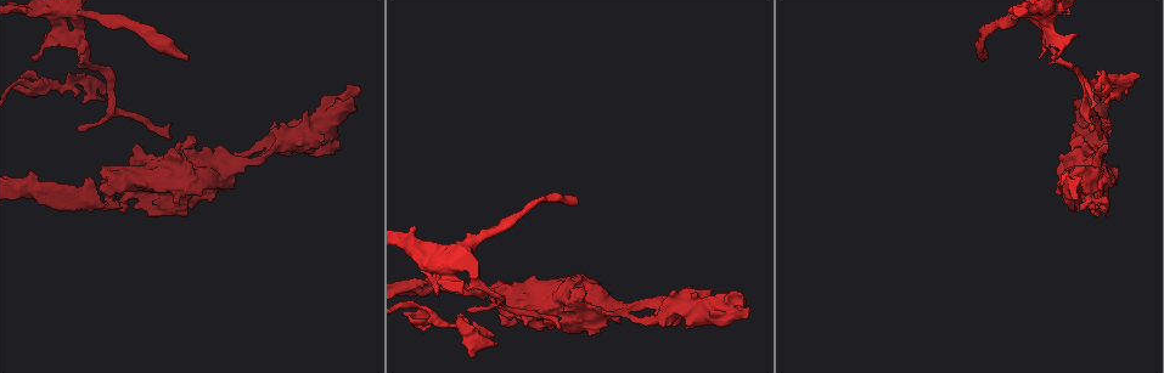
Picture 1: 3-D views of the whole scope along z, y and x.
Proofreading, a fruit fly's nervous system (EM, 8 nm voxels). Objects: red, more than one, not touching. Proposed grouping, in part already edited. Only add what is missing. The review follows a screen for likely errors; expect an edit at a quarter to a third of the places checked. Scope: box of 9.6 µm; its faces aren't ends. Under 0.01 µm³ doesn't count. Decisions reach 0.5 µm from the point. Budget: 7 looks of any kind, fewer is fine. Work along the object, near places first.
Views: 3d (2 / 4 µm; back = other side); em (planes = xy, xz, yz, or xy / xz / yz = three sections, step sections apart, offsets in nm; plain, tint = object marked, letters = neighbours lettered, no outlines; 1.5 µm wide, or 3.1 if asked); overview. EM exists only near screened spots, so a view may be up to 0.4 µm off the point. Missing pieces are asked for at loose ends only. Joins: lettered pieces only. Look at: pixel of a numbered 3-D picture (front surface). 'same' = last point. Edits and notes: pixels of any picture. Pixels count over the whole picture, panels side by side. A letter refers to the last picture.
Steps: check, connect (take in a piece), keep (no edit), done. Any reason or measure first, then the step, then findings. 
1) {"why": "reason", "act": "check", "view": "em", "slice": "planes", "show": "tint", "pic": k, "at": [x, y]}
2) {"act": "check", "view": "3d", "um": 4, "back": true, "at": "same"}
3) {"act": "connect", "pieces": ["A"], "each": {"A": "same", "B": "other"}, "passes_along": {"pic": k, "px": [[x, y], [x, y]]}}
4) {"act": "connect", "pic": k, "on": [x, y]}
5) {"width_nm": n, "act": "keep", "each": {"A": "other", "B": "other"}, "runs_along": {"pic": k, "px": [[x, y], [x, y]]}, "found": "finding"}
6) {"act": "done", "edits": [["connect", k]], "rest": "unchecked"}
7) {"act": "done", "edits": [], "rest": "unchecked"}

{"act": "check", "view": "em", "slice": "planes", "show": "letters", "pic": 1, "at": [34, 60]}

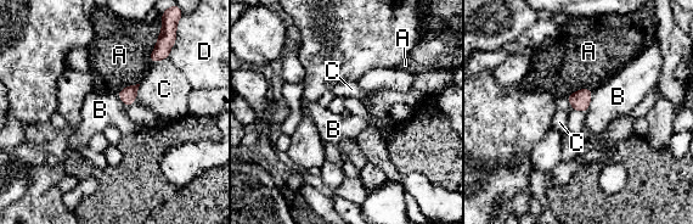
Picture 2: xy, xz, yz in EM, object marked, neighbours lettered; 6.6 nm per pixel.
{"longest_contact_nm": ["A", 180], "act": "keep", "each": {"A": "other", "B": "other", "C": "other", "D": "other"}, "border": {"pic": 2, "px": [[593, 91], [590, 106], [585, 112]]}, "found": "none of them fits"}

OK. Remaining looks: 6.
{"why": "branch stops here", "act": "check", "view": "3d", "um": 4, "pic": 1, "at": [75, 97]}

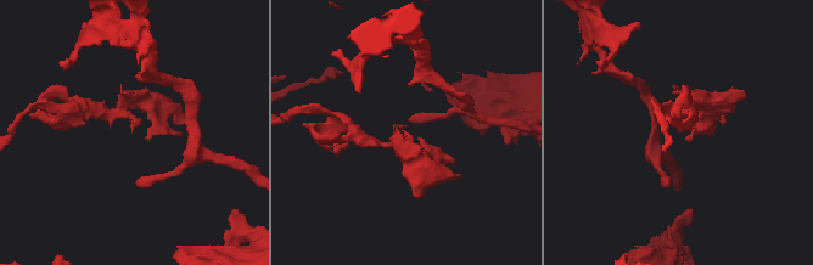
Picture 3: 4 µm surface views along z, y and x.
{"act": "check", "view": "em", "slice": "planes", "show": "letters", "pic": 3, "at": [405, 134]}

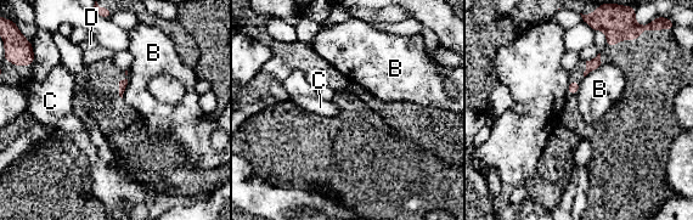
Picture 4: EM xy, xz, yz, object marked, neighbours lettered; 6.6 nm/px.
{"longest_contact_nm": ["B", 130], "act": "keep", "each": {"B": "other", "C": "other", "D": "other"}, "found": "no lettered piece goes on from it"}

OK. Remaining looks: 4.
{"why": "thin end", "act": "check", "view": "em", "slice": "planes", "show": "letters", "pic": 1, "at": [1110, 122]}

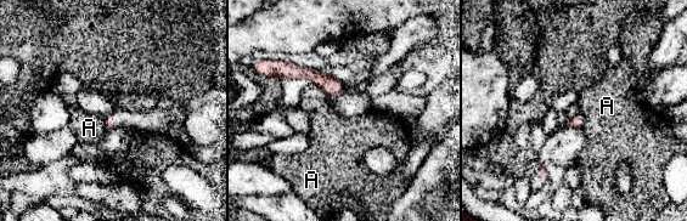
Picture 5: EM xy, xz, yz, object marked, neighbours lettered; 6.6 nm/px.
{"act": "keep", "each": {"A": "other"}, "border": {"pic": 5, "px": [[313, 83], [328, 97]]}, "found": "none of them fits"}

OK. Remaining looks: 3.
{"act": "done", "edits": [], "rest": "unchecked"}

